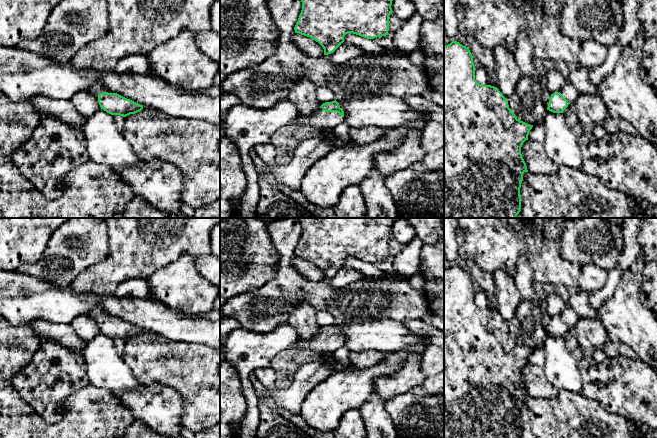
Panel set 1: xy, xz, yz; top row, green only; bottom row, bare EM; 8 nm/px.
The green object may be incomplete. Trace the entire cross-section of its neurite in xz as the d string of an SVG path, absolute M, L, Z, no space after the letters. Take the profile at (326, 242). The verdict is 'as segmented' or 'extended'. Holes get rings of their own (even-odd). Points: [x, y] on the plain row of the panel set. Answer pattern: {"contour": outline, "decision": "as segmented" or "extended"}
{"contour": "M297 218L302 234L294 251L295 257L310 261L324 273L324 279L333 277L344 260L353 257L367 263L388 259L389 240L393 221L390 218Z", "decision": "as segmented"}

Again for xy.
{"contour": "M101 307L93 308L85 315L90 316L97 321L101 333L111 339L126 341L130 338L140 336L143 333L143 329L117 317L110 317Z", "decision": "extended"}

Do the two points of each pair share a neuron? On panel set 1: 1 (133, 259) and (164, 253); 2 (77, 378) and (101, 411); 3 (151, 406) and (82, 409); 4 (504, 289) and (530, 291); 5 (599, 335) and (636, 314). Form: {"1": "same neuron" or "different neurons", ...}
{"1": "same neuron", "2": "different neurons", "3": "different neurons", "4": "different neurons", "5": "different neurons"}

